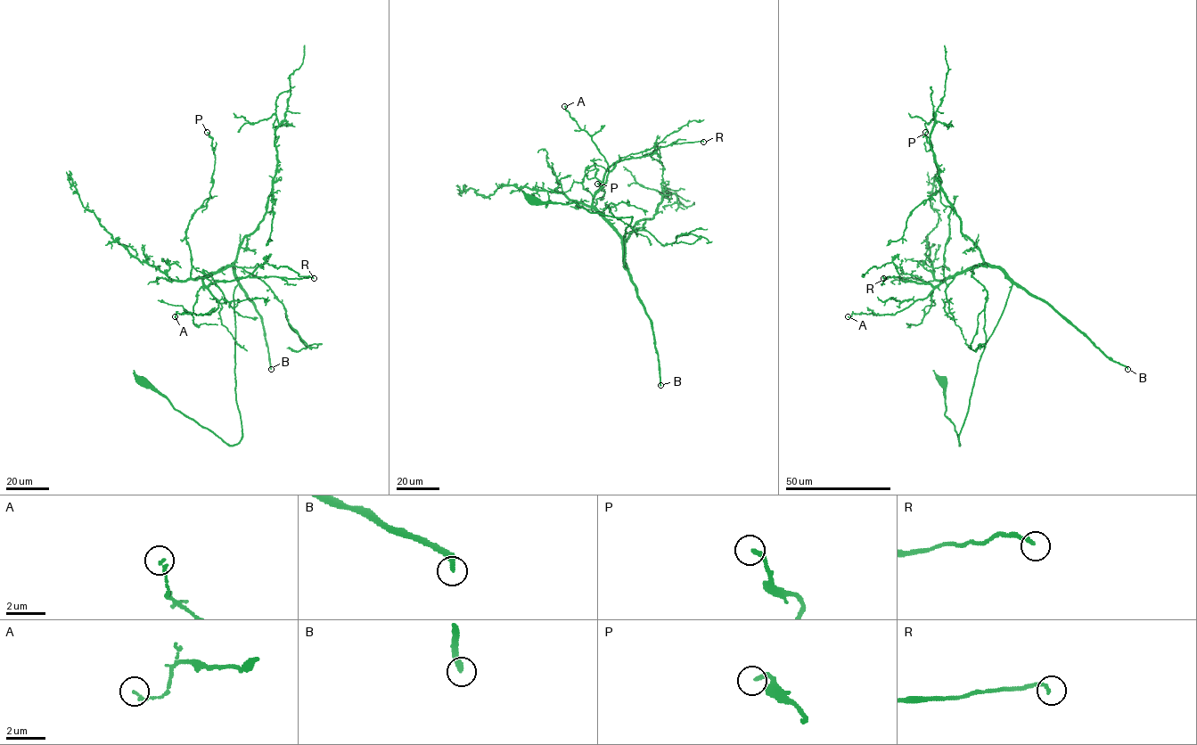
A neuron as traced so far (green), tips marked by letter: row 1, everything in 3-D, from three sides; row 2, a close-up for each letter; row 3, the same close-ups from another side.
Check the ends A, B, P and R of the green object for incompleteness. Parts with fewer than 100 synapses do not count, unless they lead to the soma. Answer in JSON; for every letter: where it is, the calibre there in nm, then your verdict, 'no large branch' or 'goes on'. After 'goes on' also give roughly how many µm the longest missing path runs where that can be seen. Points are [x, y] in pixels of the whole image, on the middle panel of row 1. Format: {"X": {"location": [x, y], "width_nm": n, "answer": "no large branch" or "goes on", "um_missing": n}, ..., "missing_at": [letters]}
{"A": {"location": [564, 106], "width_nm": 140, "answer": "no large branch"}, "B": {"location": [660, 385], "width_nm": 280, "answer": "goes on", "um_missing": 550}, "P": {"location": [597, 184], "width_nm": 190, "answer": "no large branch"}, "R": {"location": [703, 142], "width_nm": 170, "answer": "no large branch"}, "missing_at": ["B"]}

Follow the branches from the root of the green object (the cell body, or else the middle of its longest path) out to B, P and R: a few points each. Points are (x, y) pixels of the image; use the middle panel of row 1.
B: (531, 200), (575, 202), (591, 213), (632, 217), (625, 229), (623, 266), (628, 271), (650, 320), (660, 385)
P: (531, 200), (632, 216), (627, 270), (618, 233), (593, 208), (576, 208), (590, 209), (602, 198), (597, 184)
R: (531, 200), (632, 216), (627, 270), (622, 237), (593, 205), (604, 173), (661, 147), (703, 142)

